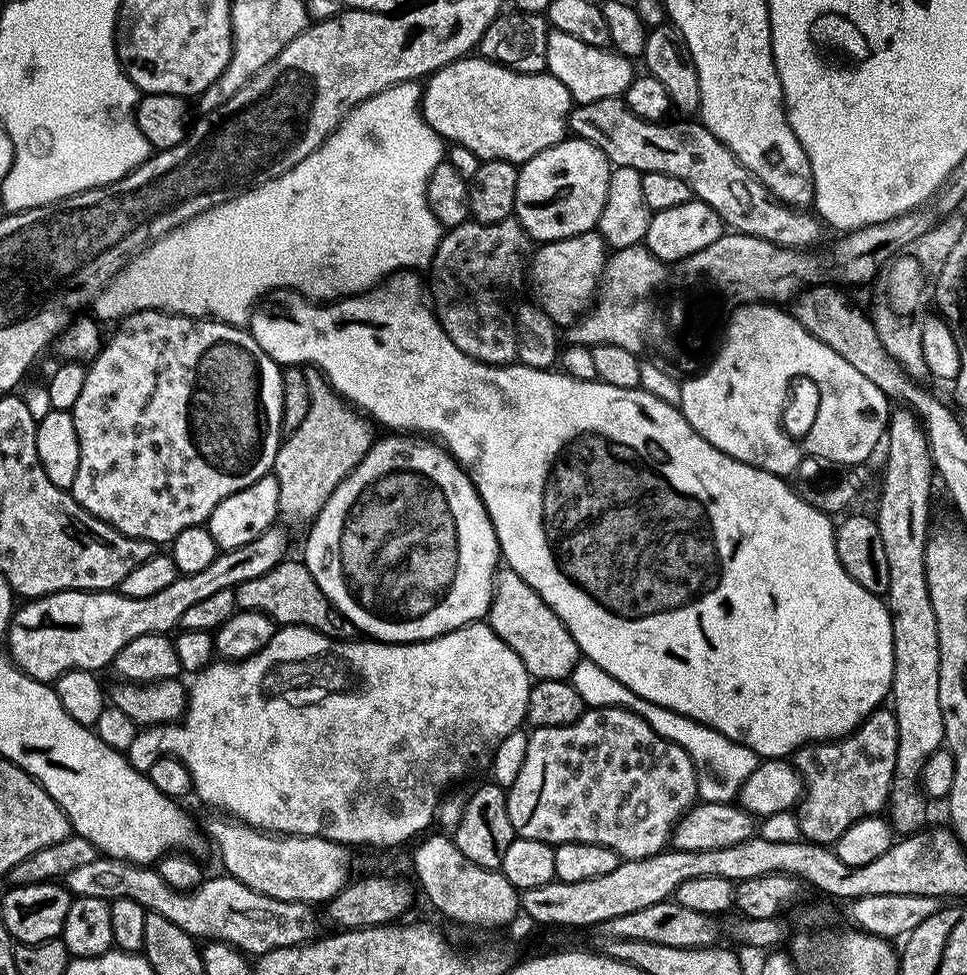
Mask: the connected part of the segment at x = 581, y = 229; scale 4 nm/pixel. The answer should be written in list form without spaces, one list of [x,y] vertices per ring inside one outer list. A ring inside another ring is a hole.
[[[565,138],[559,140],[554,146],[550,146],[546,150],[542,150],[538,154],[534,154],[534,158],[525,160],[519,165],[520,173],[518,174],[518,190],[514,190],[514,206],[516,207],[514,216],[520,221],[524,231],[532,237],[536,242],[551,242],[553,240],[565,240],[566,238],[574,238],[581,236],[587,232],[593,231],[600,223],[600,215],[602,214],[602,206],[606,206],[606,190],[610,190],[610,174],[613,165],[609,164],[606,154],[602,154],[602,150],[598,150],[598,146],[594,146],[590,142],[579,138]]]

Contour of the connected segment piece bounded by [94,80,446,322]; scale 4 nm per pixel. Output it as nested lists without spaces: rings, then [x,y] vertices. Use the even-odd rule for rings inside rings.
[[[407,80],[401,84],[395,84],[393,88],[382,90],[371,96],[366,102],[359,104],[326,137],[322,146],[318,146],[318,150],[314,150],[314,154],[302,158],[302,162],[298,162],[298,166],[294,166],[294,170],[282,174],[277,180],[260,184],[248,192],[243,192],[241,196],[234,196],[226,203],[198,214],[181,228],[176,228],[167,236],[161,236],[160,239],[153,241],[135,257],[135,260],[116,277],[113,283],[109,284],[96,297],[94,301],[95,319],[100,322],[116,319],[119,321],[121,318],[127,318],[136,312],[151,308],[162,308],[166,312],[183,312],[185,316],[207,317],[211,314],[216,318],[240,318],[236,316],[250,311],[267,292],[272,292],[275,288],[307,290],[309,293],[317,292],[317,294],[312,293],[317,297],[328,296],[320,298],[344,298],[349,294],[367,292],[389,279],[393,274],[400,274],[405,270],[424,270],[420,268],[426,267],[435,258],[436,251],[441,251],[442,248],[442,229],[438,218],[434,218],[426,200],[426,186],[430,174],[434,174],[434,166],[441,164],[445,156],[445,141],[424,120],[421,85]]]

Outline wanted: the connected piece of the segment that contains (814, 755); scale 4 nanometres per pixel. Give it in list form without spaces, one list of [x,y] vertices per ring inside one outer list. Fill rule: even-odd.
[[[881,706],[874,709],[849,736],[841,736],[839,740],[821,740],[819,744],[803,744],[797,748],[790,757],[790,763],[804,781],[802,799],[794,812],[801,837],[813,844],[832,846],[838,837],[850,830],[850,826],[854,826],[854,822],[883,813],[893,788],[897,746],[895,714],[891,707]]]

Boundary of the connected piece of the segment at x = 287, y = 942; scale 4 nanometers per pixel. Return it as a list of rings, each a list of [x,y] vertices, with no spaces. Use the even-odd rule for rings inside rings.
[[[103,854],[97,855],[94,862],[78,866],[63,876],[62,883],[73,897],[102,898],[109,902],[114,900],[129,900],[138,902],[138,906],[148,909],[154,914],[162,914],[162,918],[170,918],[174,926],[182,926],[186,934],[197,938],[211,938],[213,941],[230,944],[233,948],[252,958],[259,958],[266,955],[275,948],[297,948],[300,944],[307,944],[317,939],[316,912],[317,909],[311,904],[302,902],[282,902],[278,898],[270,898],[266,894],[258,894],[258,890],[250,890],[250,886],[242,886],[232,876],[219,874],[220,876],[209,875],[195,888],[187,892],[179,892],[162,874],[152,866],[142,864],[130,864],[126,860],[116,860],[113,856]]]

